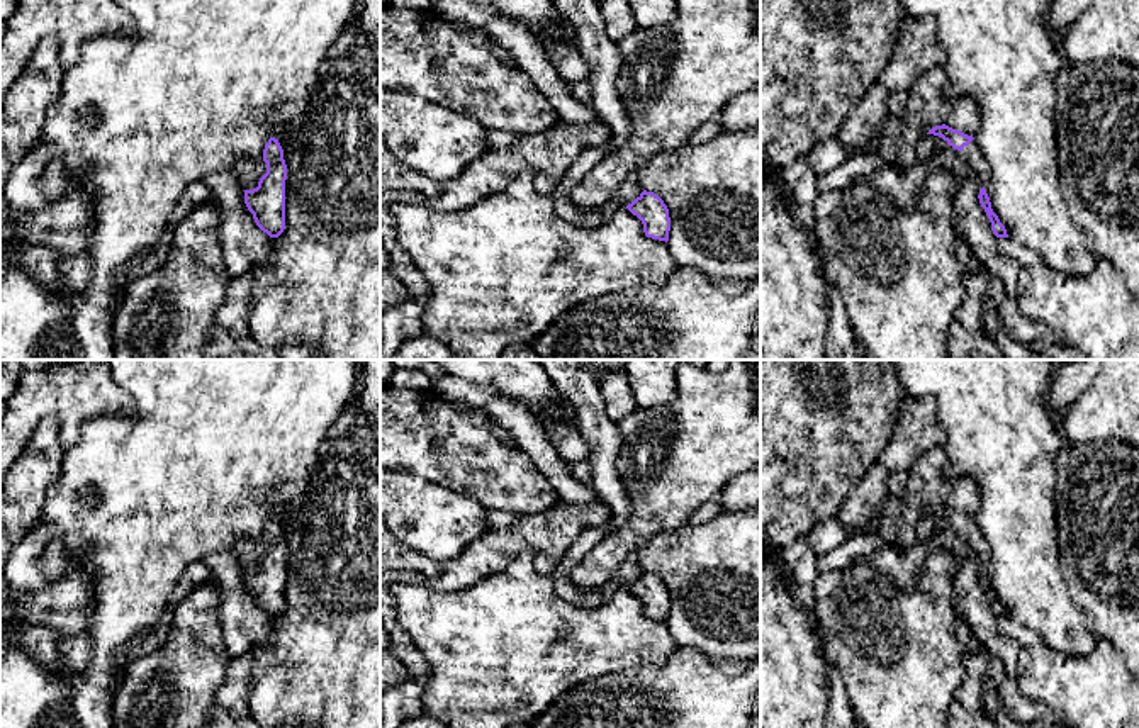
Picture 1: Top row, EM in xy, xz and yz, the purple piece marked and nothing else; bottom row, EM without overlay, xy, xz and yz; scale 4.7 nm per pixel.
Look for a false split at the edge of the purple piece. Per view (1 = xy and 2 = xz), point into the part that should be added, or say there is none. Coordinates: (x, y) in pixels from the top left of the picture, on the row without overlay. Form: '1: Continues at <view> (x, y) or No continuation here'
1: No continuation here
2: No continuation here

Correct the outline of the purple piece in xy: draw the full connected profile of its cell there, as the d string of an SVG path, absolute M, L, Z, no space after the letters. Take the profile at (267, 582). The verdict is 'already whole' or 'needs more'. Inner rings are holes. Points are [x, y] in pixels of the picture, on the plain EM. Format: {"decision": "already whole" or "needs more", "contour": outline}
{"decision": "already whole", "contour": "M270 518L263 529L267 553L258 567L244 570L244 584L256 606L270 618L278 618L285 609L285 560L287 545L278 519Z"}

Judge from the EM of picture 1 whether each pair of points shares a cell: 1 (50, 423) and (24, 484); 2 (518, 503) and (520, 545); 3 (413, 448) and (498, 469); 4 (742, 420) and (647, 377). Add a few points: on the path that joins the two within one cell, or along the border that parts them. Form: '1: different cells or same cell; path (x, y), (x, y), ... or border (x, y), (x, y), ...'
1: same cell; path (46, 438), (46, 455), (36, 469)
2: different cells; border (555, 501), (535, 513), (518, 516)
3: same cell; path (433, 453), (462, 453), (477, 465)
4: different cells; border (676, 377), (676, 394), (666, 404), (640, 409)

